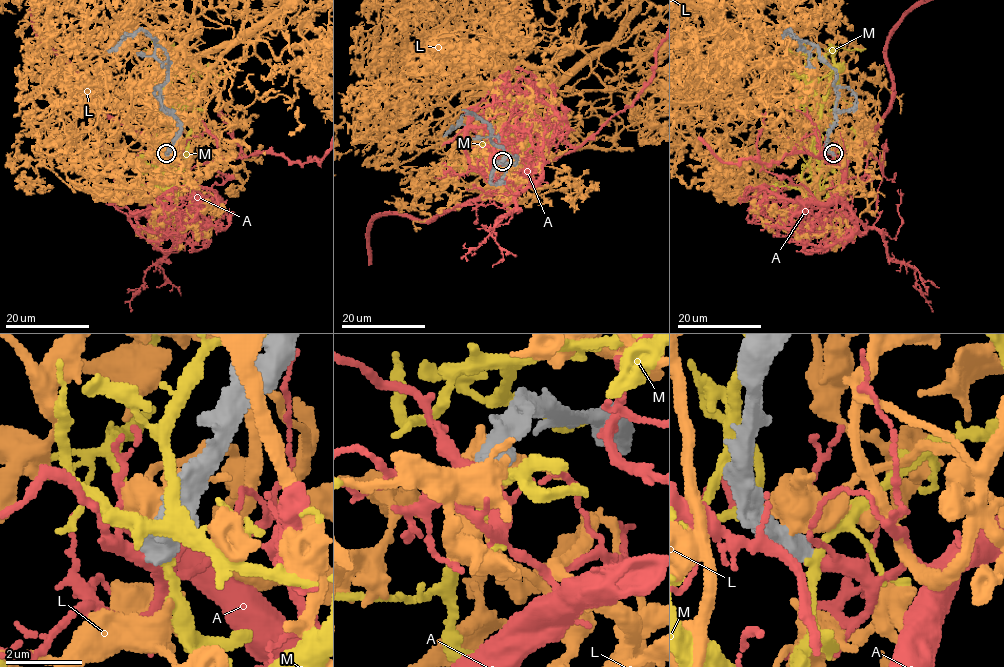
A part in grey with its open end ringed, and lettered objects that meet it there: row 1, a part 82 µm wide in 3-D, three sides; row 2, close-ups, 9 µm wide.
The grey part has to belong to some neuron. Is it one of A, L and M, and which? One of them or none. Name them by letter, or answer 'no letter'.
no letter

